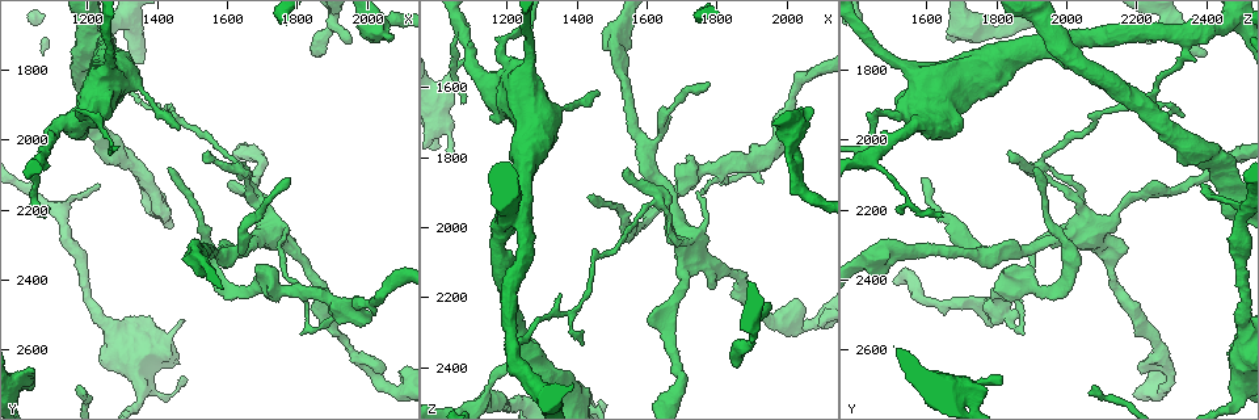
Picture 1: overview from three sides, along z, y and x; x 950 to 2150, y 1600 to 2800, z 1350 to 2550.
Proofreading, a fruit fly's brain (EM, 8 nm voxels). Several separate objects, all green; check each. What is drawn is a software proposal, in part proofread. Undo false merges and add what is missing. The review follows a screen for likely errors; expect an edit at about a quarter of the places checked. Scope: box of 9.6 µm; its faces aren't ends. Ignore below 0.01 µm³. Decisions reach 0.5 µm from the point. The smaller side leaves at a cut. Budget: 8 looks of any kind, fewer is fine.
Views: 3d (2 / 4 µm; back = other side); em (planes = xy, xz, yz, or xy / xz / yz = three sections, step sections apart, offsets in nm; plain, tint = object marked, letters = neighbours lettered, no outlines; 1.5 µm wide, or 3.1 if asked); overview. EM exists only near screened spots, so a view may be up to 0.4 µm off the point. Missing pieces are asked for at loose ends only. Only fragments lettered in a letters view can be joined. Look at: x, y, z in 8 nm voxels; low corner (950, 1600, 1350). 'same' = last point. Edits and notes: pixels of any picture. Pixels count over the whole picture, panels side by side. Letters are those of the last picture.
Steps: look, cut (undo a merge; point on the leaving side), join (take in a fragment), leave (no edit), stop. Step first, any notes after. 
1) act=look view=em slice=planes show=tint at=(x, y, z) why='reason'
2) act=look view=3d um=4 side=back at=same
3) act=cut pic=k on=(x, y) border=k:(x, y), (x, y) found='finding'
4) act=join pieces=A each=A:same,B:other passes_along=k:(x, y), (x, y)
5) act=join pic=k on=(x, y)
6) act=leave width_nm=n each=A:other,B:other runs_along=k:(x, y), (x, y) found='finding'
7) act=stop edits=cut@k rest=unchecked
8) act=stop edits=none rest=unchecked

act=look view=em slice=xy step=8 show=letters at=(1780, 2310, 2180) why='branch stops here'

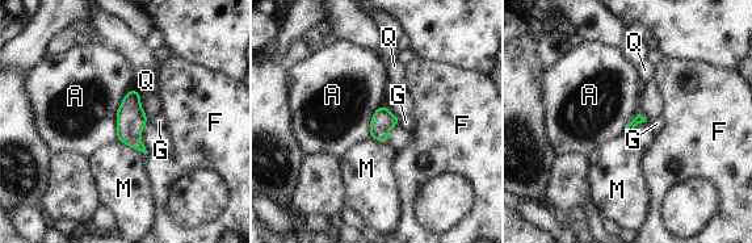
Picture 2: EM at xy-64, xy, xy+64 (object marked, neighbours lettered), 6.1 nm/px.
act=leave longest_contact=A:340nm each=A:other,F:other,G:other,M:other,Q:other border=2:(134, 87), (117, 110), (116, 139) found='no lettered fragment goes on from it'

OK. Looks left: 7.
act=look view=3d um=4 at=(1030, 2700, 1750)

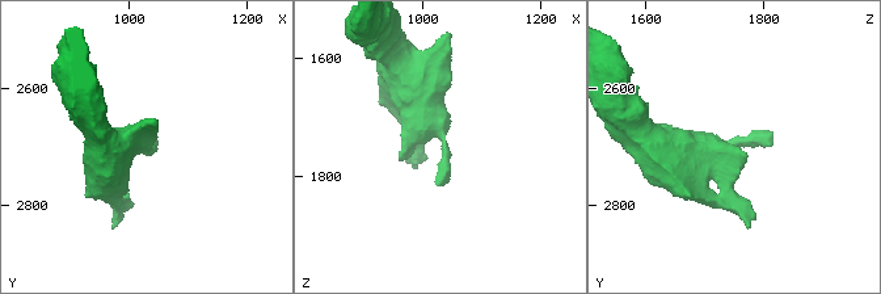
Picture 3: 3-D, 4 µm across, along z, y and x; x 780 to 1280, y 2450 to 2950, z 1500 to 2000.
act=look view=em slice=planes show=letters at=(1040, 2695, 1750)

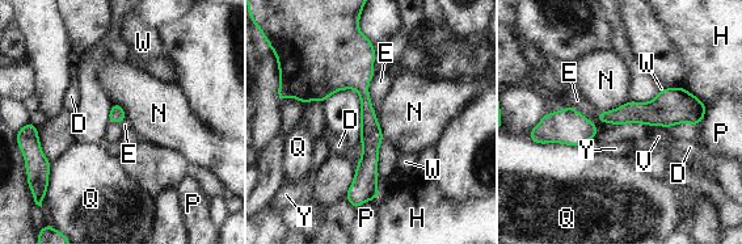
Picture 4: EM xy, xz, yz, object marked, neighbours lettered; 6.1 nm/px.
act=leave each=D:other,E:other,H:other,N:other,P:other,Q:other,V:other,W:other,Y:other border=4:(374, 72), (369, 96), (376, 120) found='one neuron here'

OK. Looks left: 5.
act=look view=em slice=xy step=4 show=letters at=(1070, 2220, 1640) why='free end'

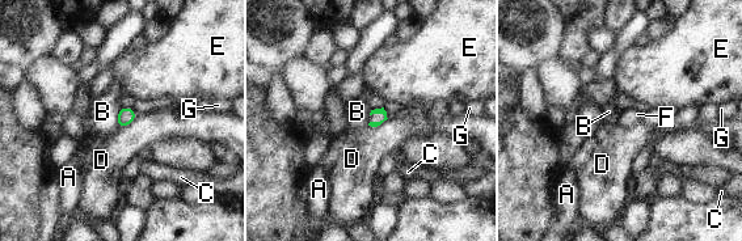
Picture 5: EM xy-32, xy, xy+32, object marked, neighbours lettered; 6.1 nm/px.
act=join pieces=F each=A:other,B:other,C:other,D:other,E:other,F:same,G:other found='the neuron continues'

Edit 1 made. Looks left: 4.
act=stop edits=join@5 rest=unchecked

